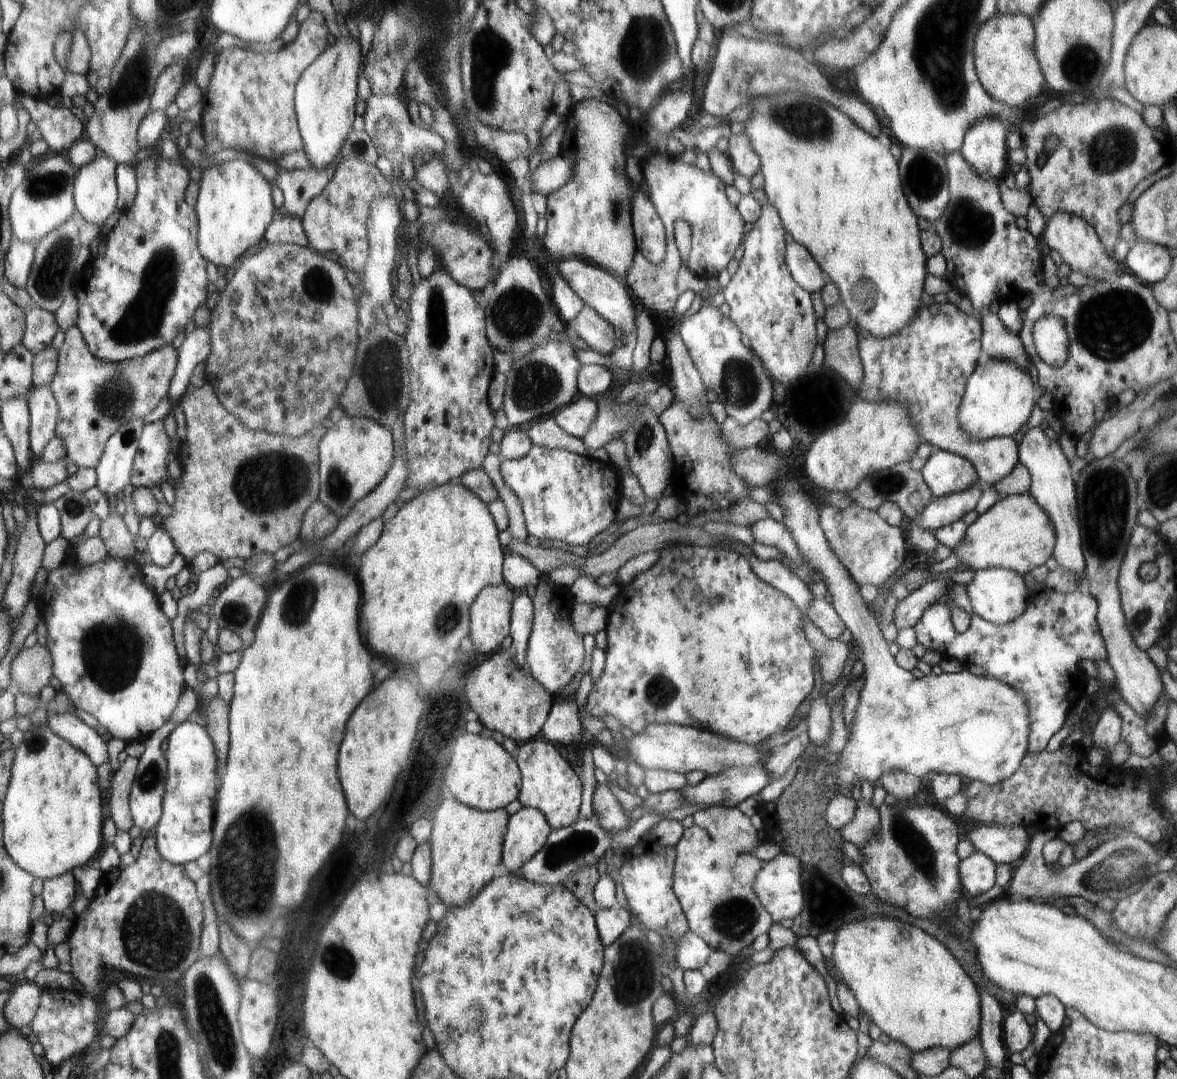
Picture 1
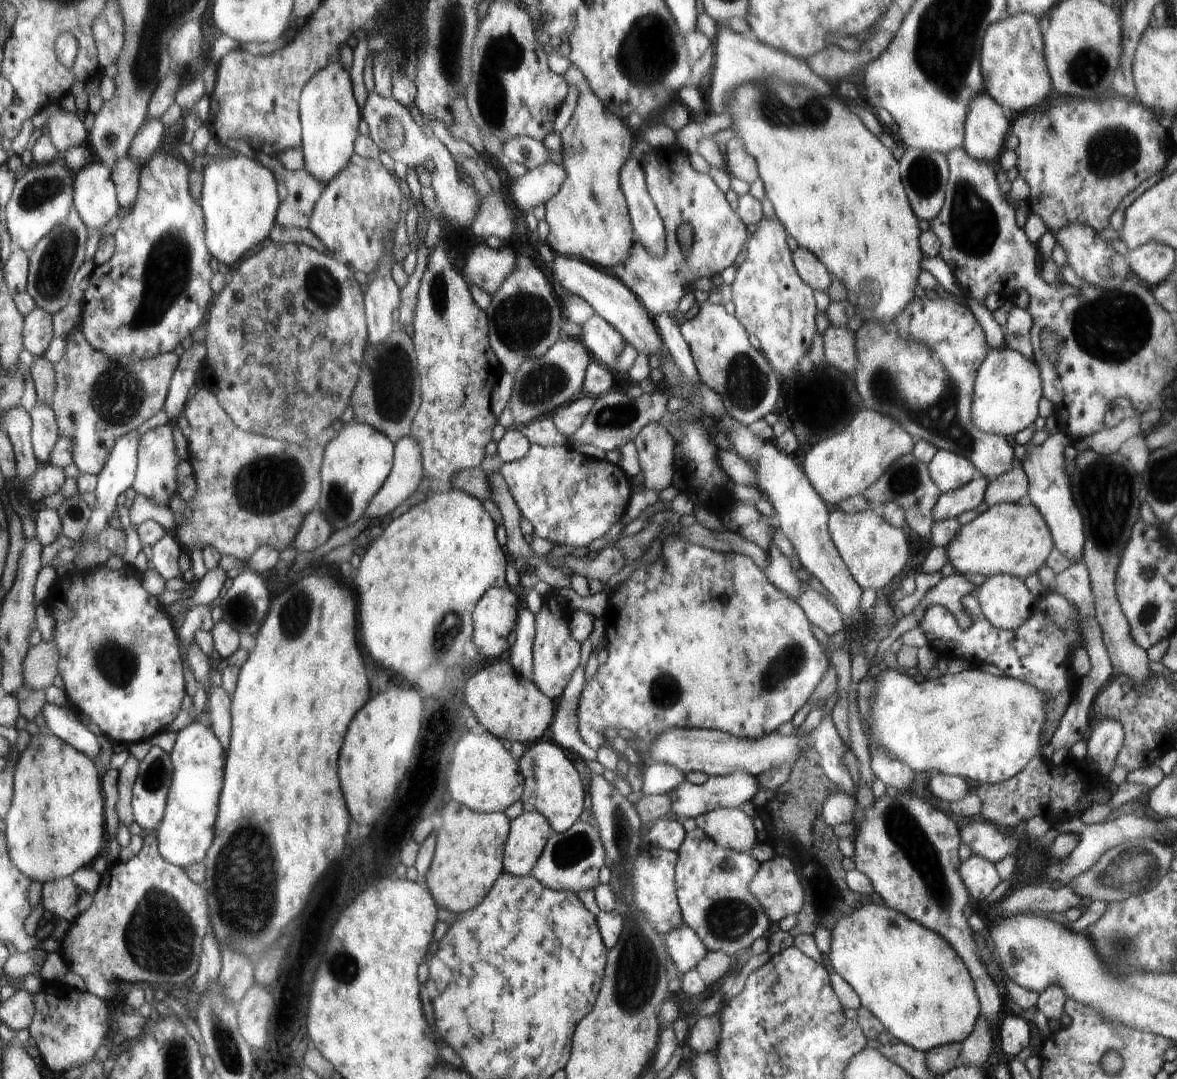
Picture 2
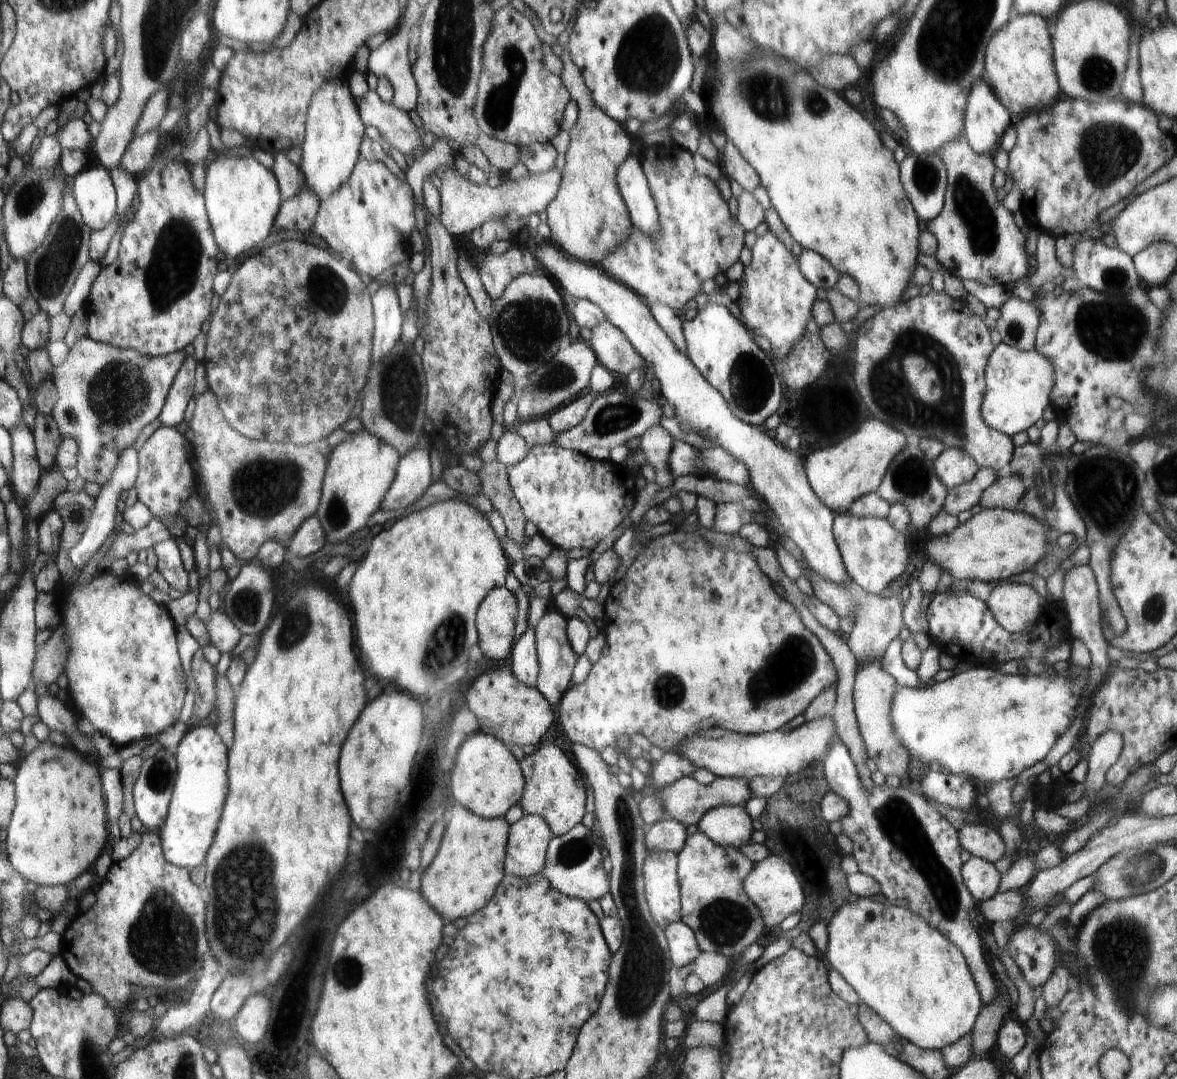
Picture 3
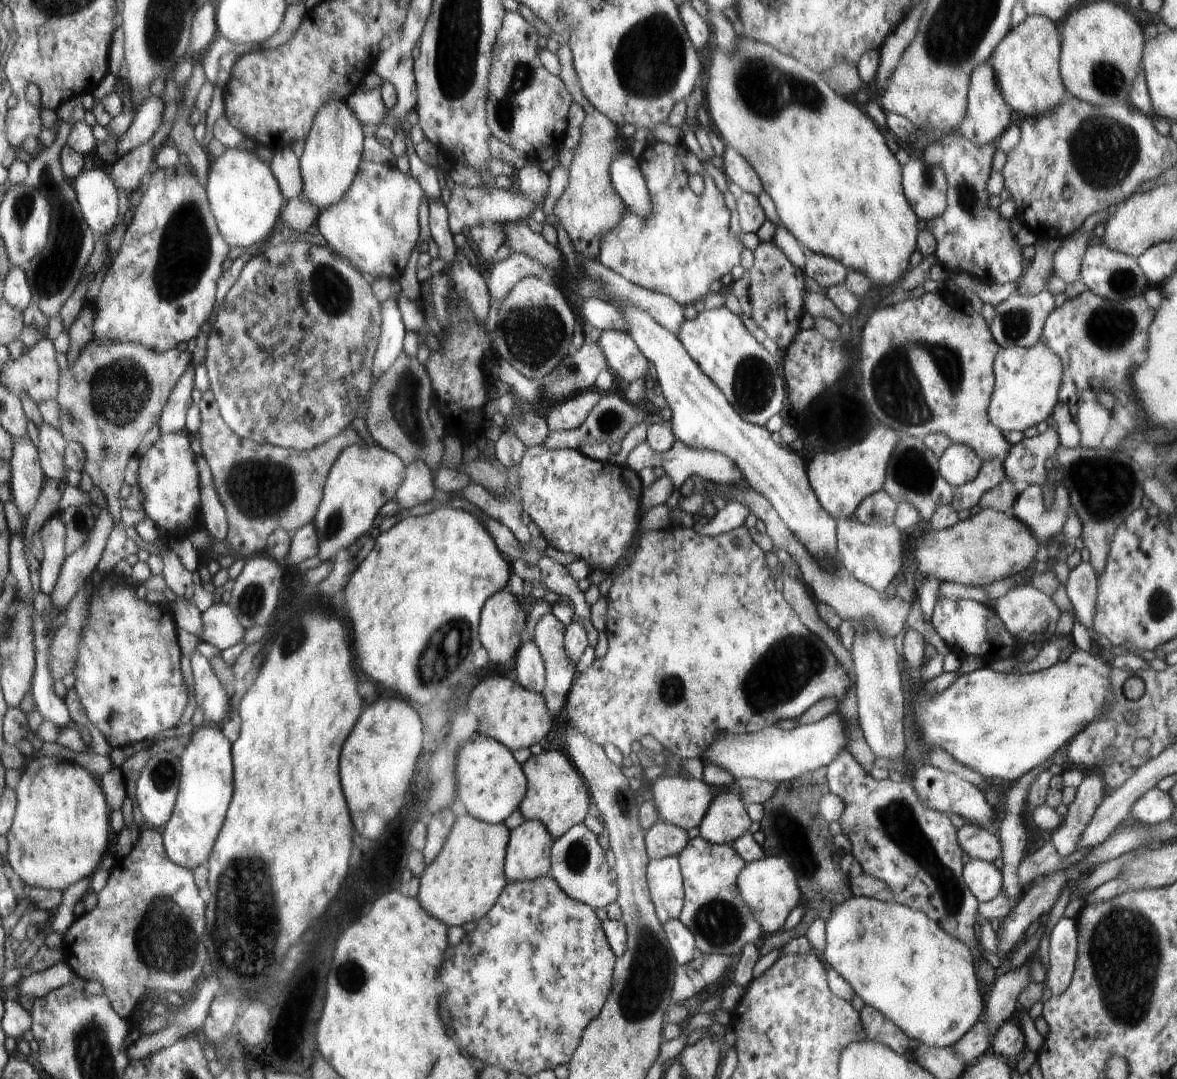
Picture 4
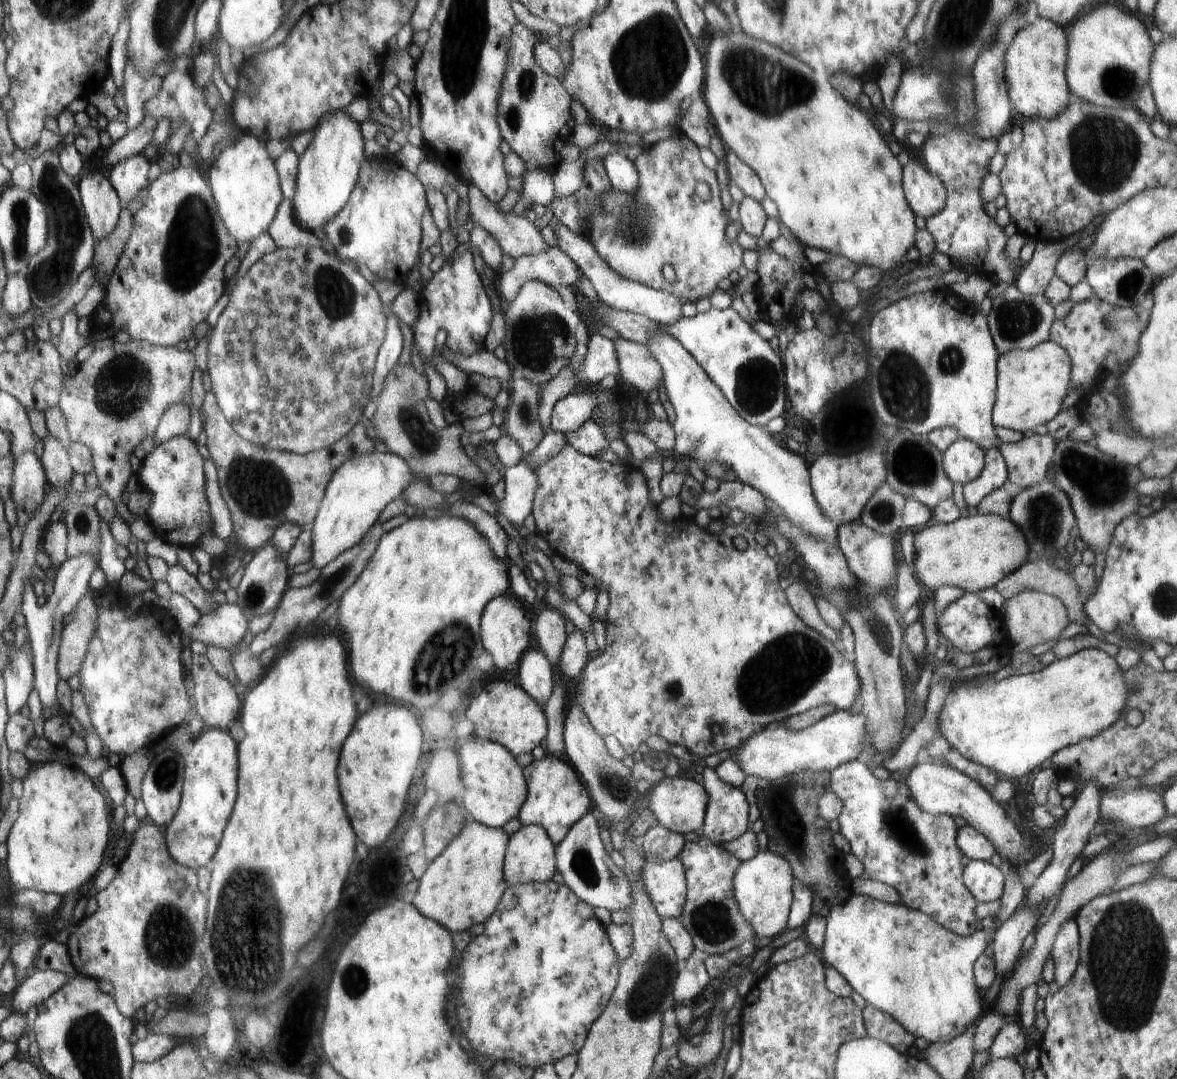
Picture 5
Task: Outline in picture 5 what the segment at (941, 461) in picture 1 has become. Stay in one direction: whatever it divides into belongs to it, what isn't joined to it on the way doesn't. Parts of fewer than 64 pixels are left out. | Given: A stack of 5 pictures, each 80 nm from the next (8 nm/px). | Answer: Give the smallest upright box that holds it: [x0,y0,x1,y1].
[943,437,986,484]

